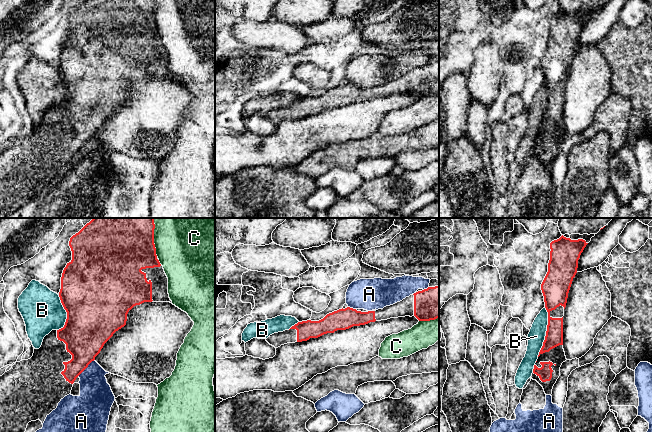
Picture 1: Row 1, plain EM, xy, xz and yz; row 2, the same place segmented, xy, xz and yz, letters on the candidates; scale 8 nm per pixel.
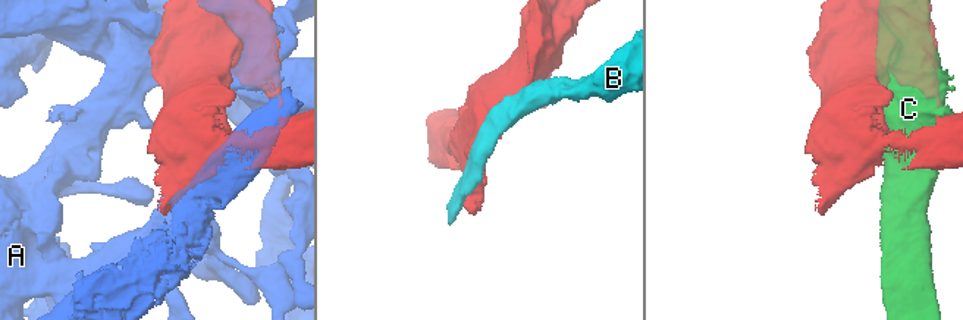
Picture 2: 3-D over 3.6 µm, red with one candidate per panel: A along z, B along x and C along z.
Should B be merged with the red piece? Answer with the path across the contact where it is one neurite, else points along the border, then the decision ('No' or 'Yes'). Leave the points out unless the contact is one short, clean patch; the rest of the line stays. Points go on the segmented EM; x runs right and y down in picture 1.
No

